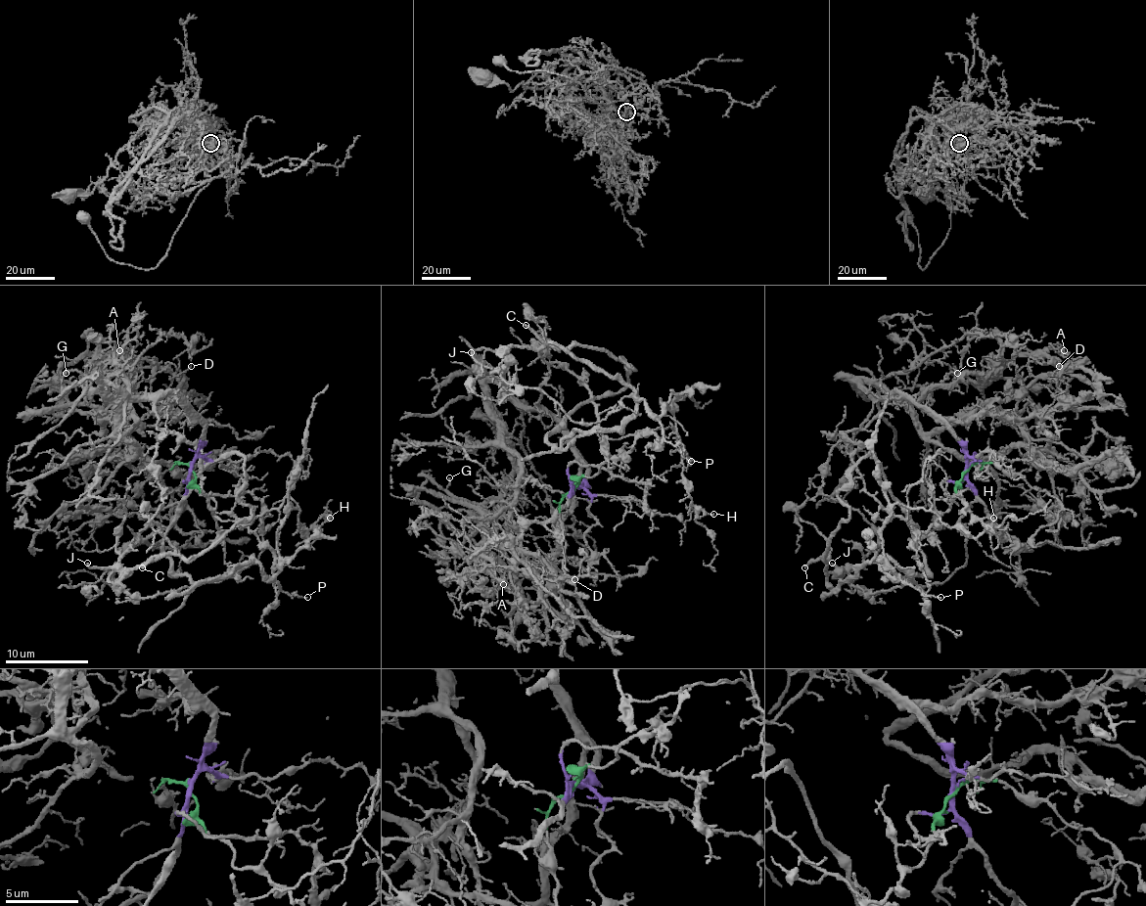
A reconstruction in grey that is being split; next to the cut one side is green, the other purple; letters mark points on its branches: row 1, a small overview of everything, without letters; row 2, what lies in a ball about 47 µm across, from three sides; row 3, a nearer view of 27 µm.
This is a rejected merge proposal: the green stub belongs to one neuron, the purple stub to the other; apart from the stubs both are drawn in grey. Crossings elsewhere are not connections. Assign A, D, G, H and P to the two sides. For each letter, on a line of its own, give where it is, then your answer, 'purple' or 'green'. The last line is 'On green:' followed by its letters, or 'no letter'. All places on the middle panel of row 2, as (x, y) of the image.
A: (503, 584) | purple
D: (574, 579) | purple
G: (449, 477) | purple
H: (713, 514) | green
P: (691, 461) | green
On green: H, P

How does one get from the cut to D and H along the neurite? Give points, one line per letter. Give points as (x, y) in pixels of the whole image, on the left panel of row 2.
D: (191, 467), (204, 430), (202, 421), (187, 415), (176, 417), (168, 409), (168, 387), (176, 376), (191, 365)
H: (191, 467), (216, 511), (266, 546), (274, 589), (285, 511), (299, 511), (305, 537), (330, 517)

